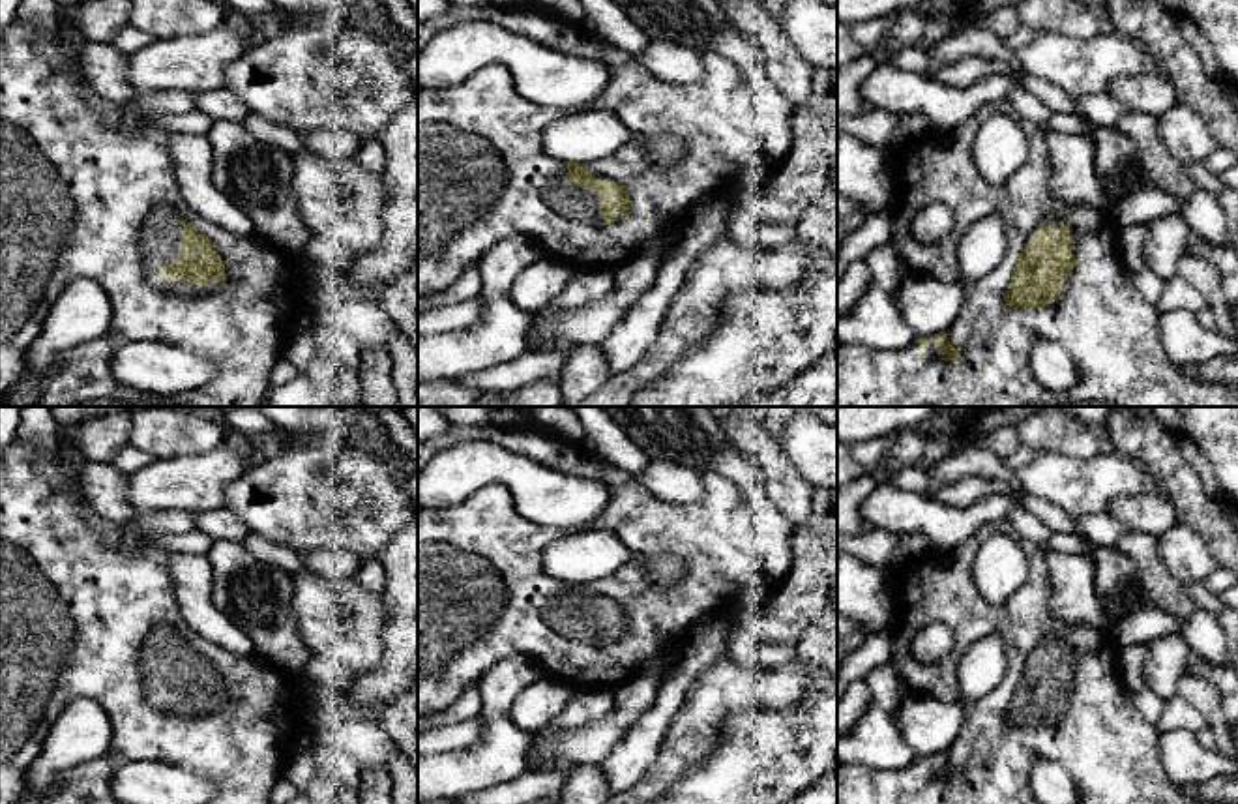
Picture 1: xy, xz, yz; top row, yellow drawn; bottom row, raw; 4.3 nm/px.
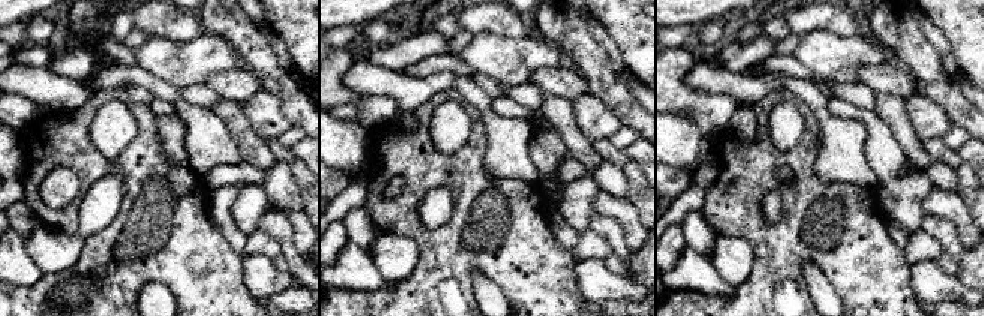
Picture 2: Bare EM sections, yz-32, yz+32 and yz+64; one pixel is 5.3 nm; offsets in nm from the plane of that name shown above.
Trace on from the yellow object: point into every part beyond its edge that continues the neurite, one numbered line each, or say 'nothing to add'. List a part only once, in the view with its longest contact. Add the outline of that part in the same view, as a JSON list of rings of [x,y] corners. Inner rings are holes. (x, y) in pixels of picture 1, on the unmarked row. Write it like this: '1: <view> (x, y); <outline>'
1: yz (1111, 752); [[[1010,519],[985,523],[961,542],[950,558],[927,553],[916,560],[892,566],[893,620],[892,641],[899,678],[916,693],[963,707],[961,731],[950,746],[948,759],[961,772],[957,782],[946,782],[936,763],[920,768],[920,755],[903,770],[878,770],[865,765],[837,765],[837,804],[1038,804],[1032,795],[1030,772],[1036,757],[1060,763],[1077,787],[1077,804],[1210,804],[1176,787],[1161,761],[1161,733],[1133,705],[1118,677],[1118,648],[1111,633],[1084,624],[1069,624],[1053,613],[1053,587],[1045,551],[1024,540]],[[995,536],[1011,536],[1028,557],[1028,579],[1013,596],[993,605],[983,600],[972,579],[972,564],[980,545]],[[929,622],[942,622],[953,632],[951,652],[936,663],[918,663],[912,639]],[[985,635],[1000,635],[1006,643],[1008,669],[1002,682],[976,701],[959,695],[957,665],[966,648]],[[1069,641],[1071,675],[1081,682],[1062,703],[1062,714],[1043,729],[1006,729],[1004,712],[1011,701],[1024,665],[1039,643],[1062,647]]]

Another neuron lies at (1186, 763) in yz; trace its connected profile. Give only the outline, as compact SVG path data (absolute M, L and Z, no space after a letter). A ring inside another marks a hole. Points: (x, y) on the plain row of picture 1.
M1191 731L1161 733L1159 752L1169 780L1184 791L1217 776L1238 776L1238 761L1223 755L1217 748L1202 748Z

